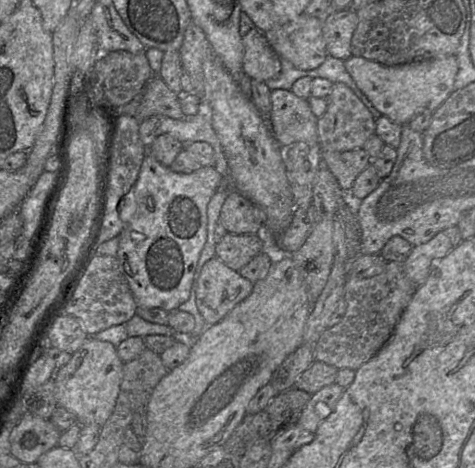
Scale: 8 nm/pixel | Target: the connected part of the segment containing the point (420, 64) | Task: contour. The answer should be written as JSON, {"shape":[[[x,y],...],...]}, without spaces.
{"shape":[[[352,55],[344,61],[344,66],[357,87],[382,116],[399,125],[408,124],[413,117],[423,112],[434,112],[454,91],[458,71],[455,55],[438,56],[394,66],[386,66]]]}

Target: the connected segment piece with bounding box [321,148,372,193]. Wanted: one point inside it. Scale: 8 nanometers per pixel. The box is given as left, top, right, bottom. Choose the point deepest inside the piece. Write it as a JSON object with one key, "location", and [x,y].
{"location":[345,166]}

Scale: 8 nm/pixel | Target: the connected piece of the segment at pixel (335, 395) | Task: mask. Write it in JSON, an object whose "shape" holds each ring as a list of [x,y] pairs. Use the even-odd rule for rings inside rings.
{"shape":[[[333,383],[311,394],[299,416],[297,424],[303,429],[315,433],[321,422],[333,411],[343,391],[343,388]]]}

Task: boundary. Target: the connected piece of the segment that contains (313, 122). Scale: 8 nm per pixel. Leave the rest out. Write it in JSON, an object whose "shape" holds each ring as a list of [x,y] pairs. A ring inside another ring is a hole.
{"shape":[[[276,89],[271,91],[270,101],[267,123],[281,147],[297,142],[318,144],[318,118],[311,111],[308,99],[297,97],[291,90]]]}

